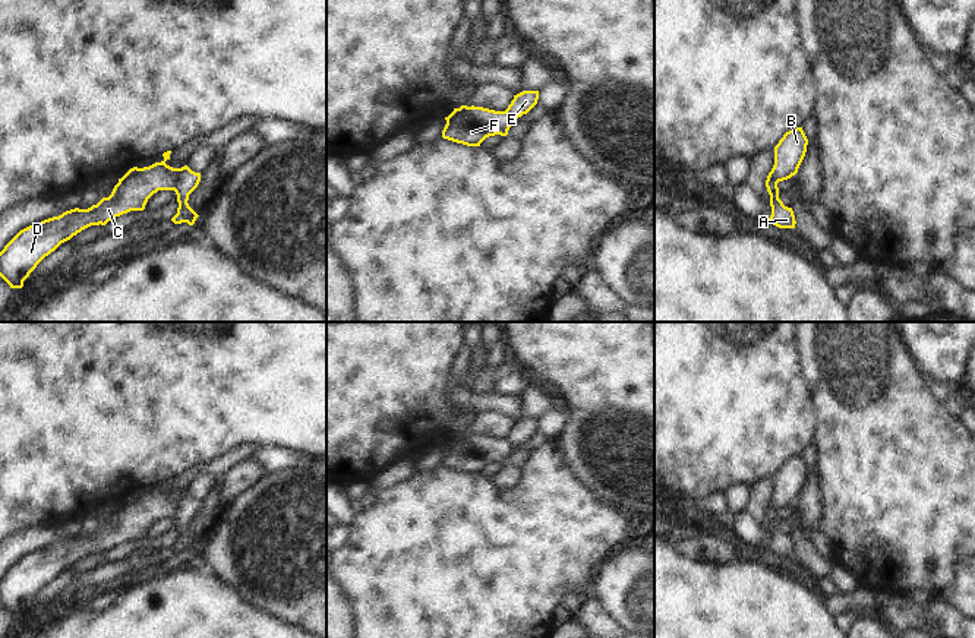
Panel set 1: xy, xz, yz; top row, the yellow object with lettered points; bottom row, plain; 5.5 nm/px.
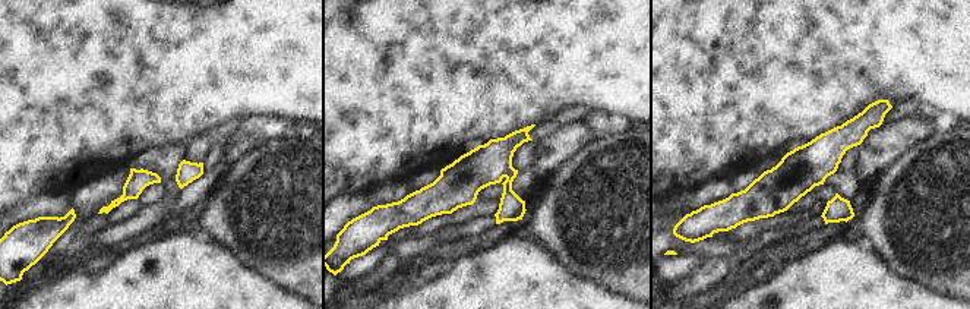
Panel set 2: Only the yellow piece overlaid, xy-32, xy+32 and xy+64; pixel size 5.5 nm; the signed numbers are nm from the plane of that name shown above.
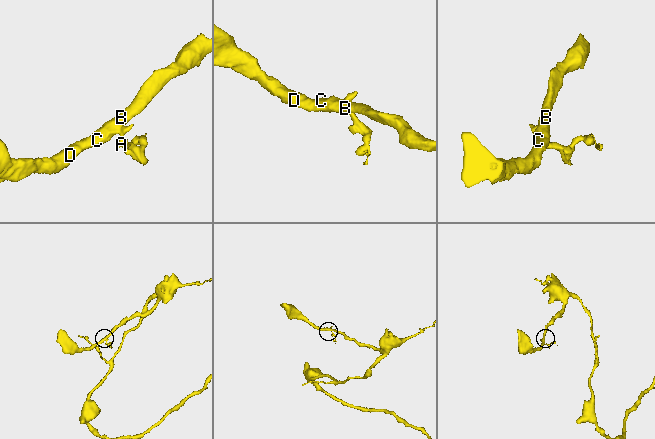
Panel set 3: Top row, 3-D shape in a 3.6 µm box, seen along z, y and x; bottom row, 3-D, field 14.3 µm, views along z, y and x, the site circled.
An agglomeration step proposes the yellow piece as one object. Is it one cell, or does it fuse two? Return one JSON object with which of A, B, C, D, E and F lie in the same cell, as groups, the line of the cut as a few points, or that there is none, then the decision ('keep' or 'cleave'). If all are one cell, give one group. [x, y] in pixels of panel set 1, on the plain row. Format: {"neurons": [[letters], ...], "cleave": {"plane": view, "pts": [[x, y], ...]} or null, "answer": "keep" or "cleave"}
{"neurons": [["A", "E"], ["B", "C", "D", "F"]], "cleave": {"plane": "xy", "pts": [[183, 495], [172, 517]]}, "answer": "cleave"}

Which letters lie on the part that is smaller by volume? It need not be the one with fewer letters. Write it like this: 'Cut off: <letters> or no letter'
Cut off: A, E

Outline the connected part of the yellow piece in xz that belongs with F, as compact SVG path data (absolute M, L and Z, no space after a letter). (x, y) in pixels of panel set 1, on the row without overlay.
M474 433L454 436L445 448L442 465L467 474L480 474L489 464L507 464L514 451L507 439Z

